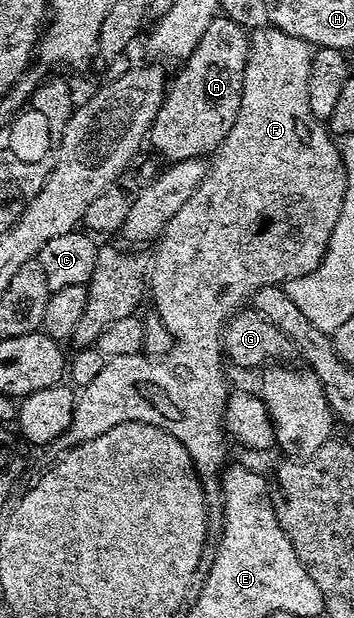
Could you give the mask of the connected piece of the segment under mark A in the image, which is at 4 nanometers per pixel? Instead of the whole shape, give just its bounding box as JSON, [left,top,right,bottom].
[149,17,250,163]

